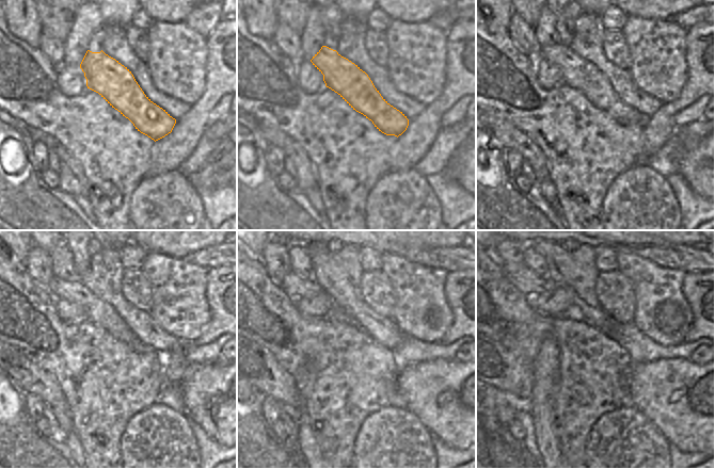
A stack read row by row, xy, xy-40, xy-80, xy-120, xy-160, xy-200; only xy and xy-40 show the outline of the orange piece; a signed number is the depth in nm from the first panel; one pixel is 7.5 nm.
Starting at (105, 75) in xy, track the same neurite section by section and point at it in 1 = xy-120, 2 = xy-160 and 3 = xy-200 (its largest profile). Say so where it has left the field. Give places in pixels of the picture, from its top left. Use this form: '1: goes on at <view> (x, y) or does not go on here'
1: goes on at xy-120 (98, 311)
2: goes on at xy-160 (295, 287)
3: goes on at xy-200 (525, 280)

